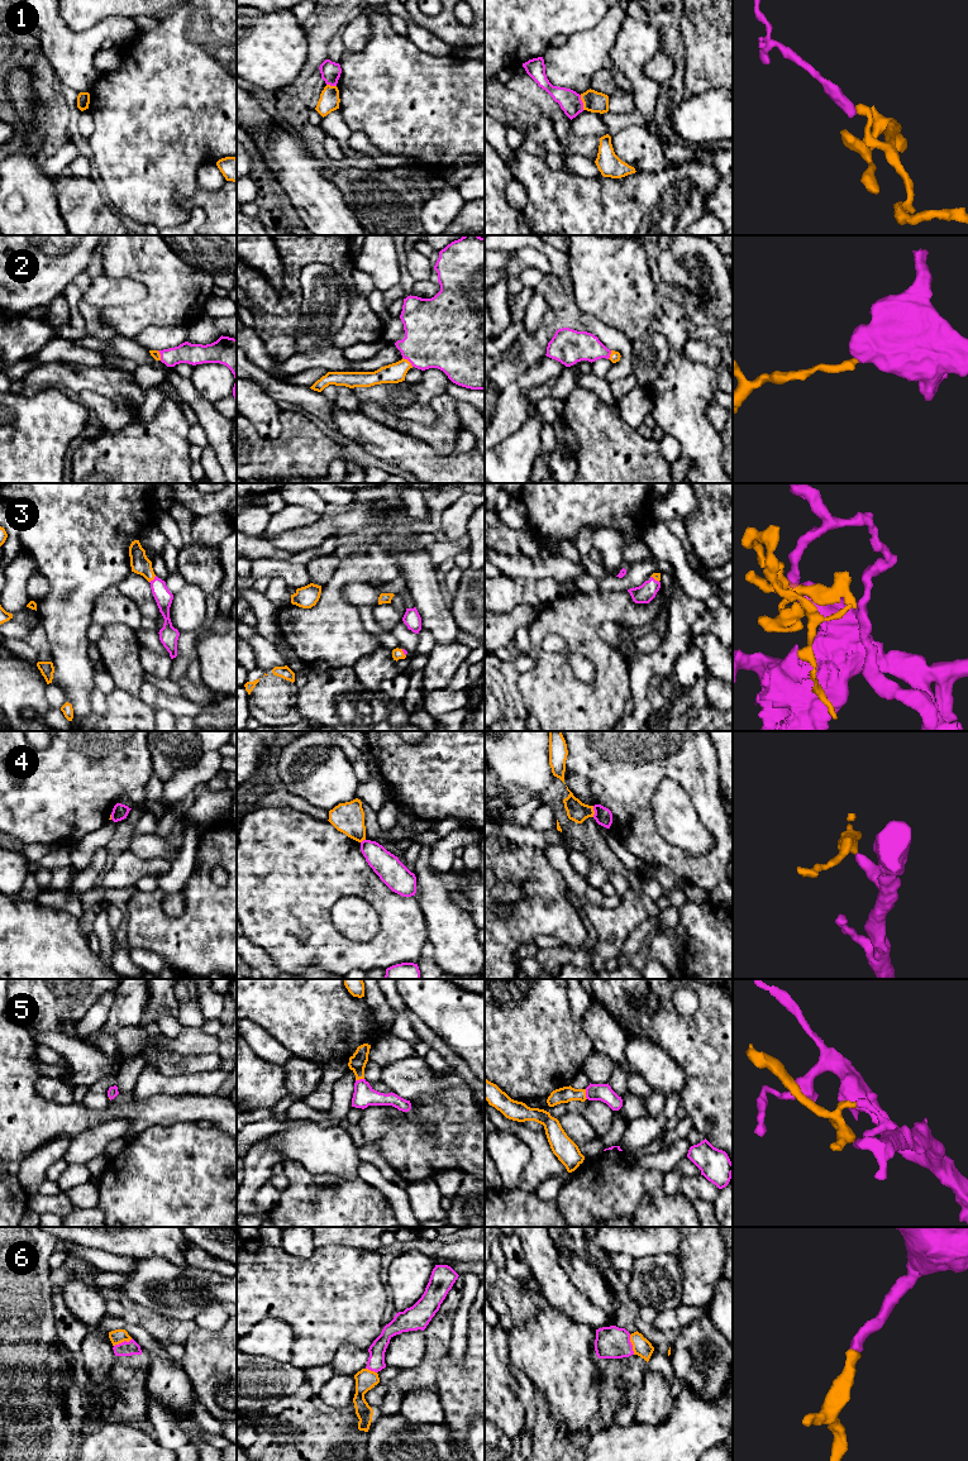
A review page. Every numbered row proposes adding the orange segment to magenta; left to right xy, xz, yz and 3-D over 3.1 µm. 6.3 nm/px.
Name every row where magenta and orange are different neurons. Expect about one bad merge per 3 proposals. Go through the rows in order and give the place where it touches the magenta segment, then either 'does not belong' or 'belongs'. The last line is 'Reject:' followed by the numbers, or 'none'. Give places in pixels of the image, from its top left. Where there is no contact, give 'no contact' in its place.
1: contact yz (582, 103); does not belong
2: contact xz (408, 359); belongs
3: contact xy (153, 579); belongs
4: contact yz (594, 810); does not belong
5: contact yz (586, 1094); belongs
6: contact yz (632, 1345); belongs
Reject: 1, 4

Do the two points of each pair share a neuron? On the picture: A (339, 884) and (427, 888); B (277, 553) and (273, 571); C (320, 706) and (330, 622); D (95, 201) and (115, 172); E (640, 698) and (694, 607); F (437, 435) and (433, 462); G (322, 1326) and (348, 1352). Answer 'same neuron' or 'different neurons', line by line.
A: different neurons
B: different neurons
C: different neurons
D: different neurons
E: same neuron
F: different neurons
G: different neurons

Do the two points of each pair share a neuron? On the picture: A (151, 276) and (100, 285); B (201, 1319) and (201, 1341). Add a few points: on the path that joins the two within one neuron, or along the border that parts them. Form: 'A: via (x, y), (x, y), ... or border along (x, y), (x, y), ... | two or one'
A: border along (104, 273), (136, 280), (147, 295) | two
B: border along (223, 1326), (218, 1331), (198, 1330) | two

